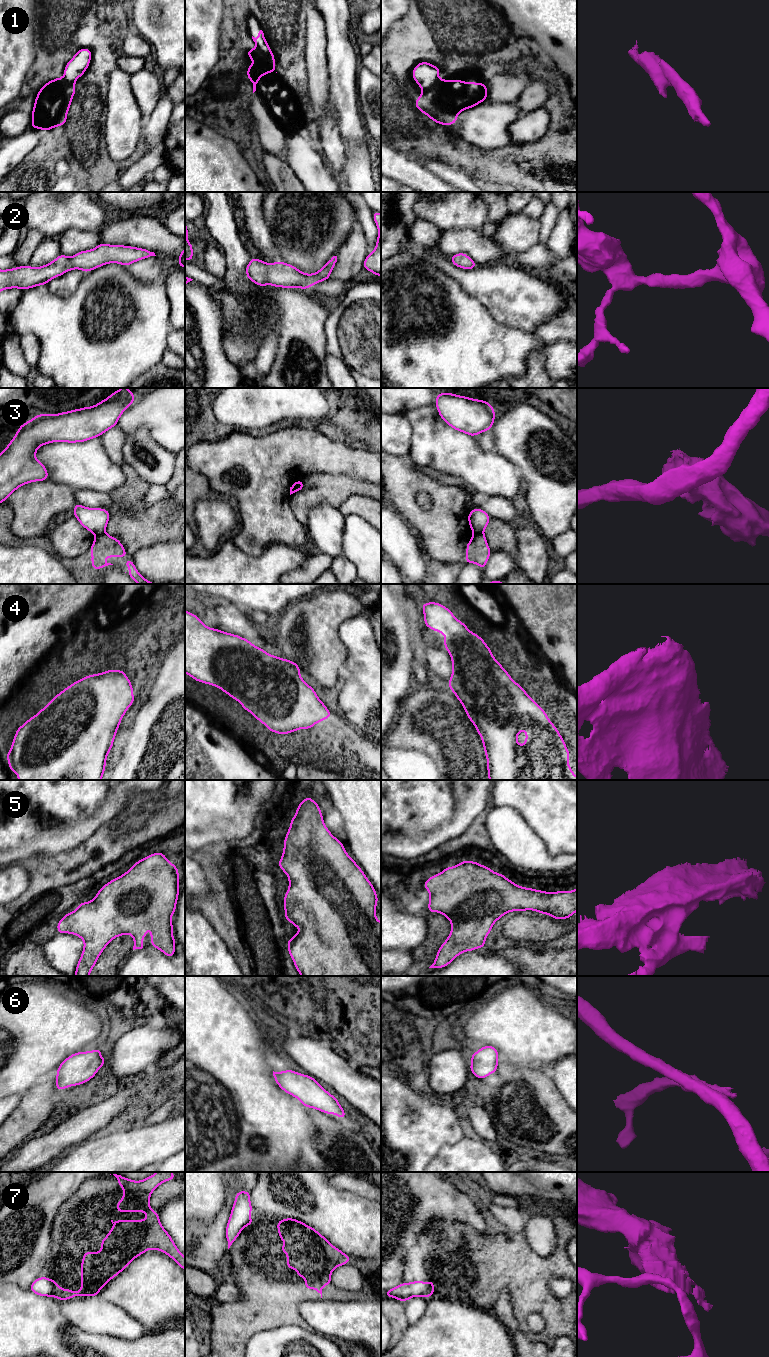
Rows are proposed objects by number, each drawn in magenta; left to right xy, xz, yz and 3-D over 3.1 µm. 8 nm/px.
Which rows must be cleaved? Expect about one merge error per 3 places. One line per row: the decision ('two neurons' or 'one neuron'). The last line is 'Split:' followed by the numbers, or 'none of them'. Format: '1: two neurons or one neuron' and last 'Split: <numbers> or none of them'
1: two neurons
2: one neuron
3: two neurons
4: one neuron
5: one neuron
6: one neuron
7: two neurons
Split: 1, 3, 7

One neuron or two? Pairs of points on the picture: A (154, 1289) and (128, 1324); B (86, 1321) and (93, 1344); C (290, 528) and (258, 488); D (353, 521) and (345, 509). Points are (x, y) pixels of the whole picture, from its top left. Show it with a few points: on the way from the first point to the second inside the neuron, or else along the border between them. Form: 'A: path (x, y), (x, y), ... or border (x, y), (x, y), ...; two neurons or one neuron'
A: border (113, 1303), (123, 1308), (135, 1318), (146, 1332); two neurons
B: border (69, 1322), (84, 1331), (111, 1335), (113, 1337); two neurons
C: path (280, 518), (270, 508), (270, 500), (268, 498); one neuron
D: border (344, 516), (357, 514), (370, 525); two neurons

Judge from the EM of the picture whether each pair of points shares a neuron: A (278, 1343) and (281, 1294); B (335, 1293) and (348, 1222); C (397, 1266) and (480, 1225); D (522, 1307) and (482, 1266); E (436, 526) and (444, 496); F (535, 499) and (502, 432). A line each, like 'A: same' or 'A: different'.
A: different
B: different
C: same
D: same
E: same
F: same

